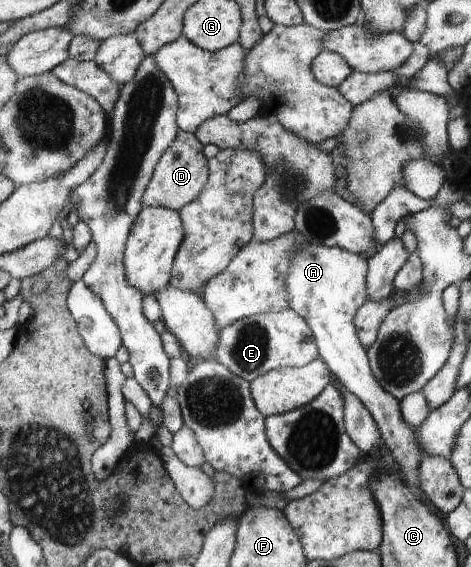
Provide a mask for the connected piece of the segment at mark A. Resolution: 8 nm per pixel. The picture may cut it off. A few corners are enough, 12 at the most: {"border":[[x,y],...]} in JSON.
{"border":[[309,243],[291,261],[291,307],[336,380],[376,420],[422,493],[418,431],[375,376],[356,314],[368,260]]}

